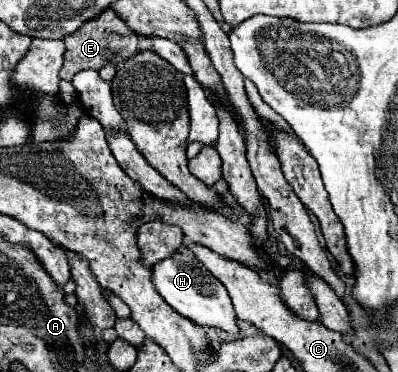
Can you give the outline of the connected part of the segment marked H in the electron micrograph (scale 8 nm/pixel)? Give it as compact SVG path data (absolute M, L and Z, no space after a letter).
M178 249L170 257L152 265L150 271L152 271L152 285L174 311L182 313L184 317L192 319L198 325L214 325L222 327L228 333L238 333L236 315L228 291L214 275L208 273L208 269L192 253Z

